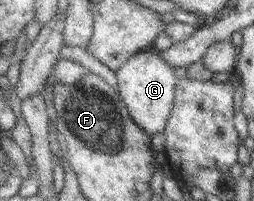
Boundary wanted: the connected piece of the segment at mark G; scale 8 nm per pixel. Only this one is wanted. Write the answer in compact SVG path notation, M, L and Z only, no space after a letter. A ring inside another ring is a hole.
M149 47L140 50L116 72L118 92L124 100L133 121L144 128L149 135L164 133L176 102L179 79L175 75L175 67L170 64L161 50Z

